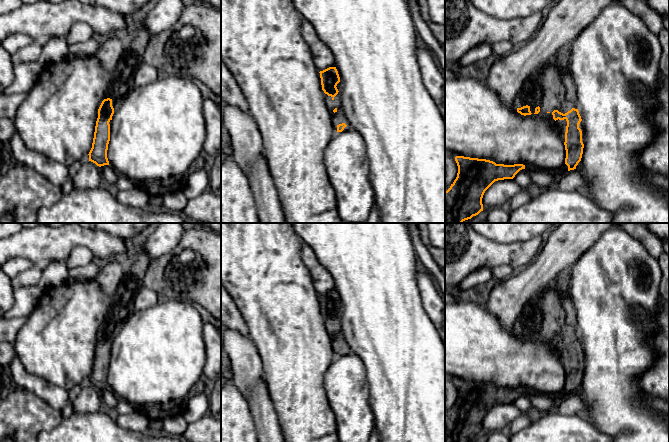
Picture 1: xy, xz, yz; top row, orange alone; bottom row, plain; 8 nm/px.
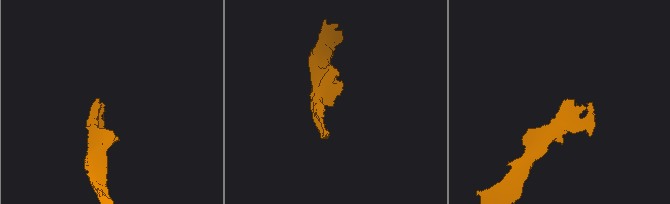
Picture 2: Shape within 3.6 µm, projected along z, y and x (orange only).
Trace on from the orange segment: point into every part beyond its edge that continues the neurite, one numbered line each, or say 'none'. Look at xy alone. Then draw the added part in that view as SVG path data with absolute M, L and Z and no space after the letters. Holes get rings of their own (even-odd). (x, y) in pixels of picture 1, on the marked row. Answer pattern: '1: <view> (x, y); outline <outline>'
1: xy (122, 80); outline M142 23L134 26L133 34L126 40L124 53L112 72L104 99L110 98L114 113L118 111L134 87L134 72L142 62L142 58L150 39Z

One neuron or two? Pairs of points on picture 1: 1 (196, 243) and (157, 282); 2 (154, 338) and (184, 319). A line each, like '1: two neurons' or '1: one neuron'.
1: one neuron
2: one neuron

